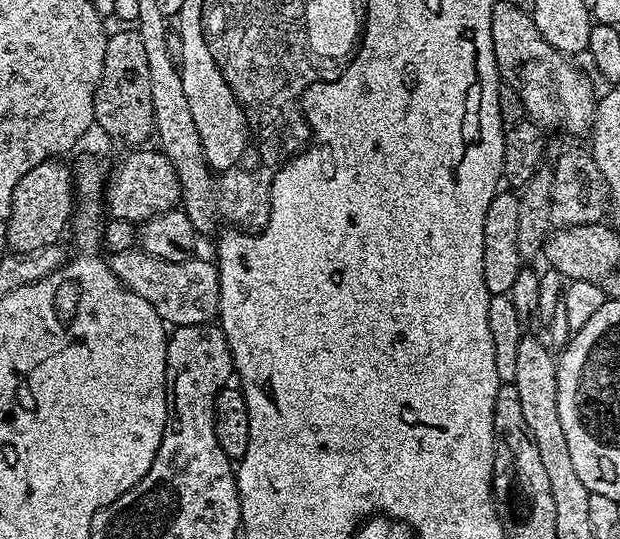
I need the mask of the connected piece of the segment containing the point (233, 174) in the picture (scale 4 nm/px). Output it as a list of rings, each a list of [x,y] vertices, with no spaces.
[[[151,36],[144,37],[143,45],[146,49],[147,62],[150,65],[151,102],[153,112],[153,125],[156,139],[160,144],[159,149],[164,156],[170,158],[171,165],[175,168],[175,174],[179,178],[181,191],[181,207],[187,214],[199,235],[204,236],[212,230],[212,222],[218,215],[224,218],[233,229],[246,232],[249,235],[256,235],[267,228],[269,216],[272,213],[272,188],[256,188],[256,176],[244,176],[244,169],[238,172],[243,165],[234,164],[221,171],[221,176],[214,180],[213,171],[205,162],[205,154],[201,148],[198,138],[197,127],[194,126],[193,115],[190,113],[190,104],[186,100],[185,90],[182,88],[180,71],[175,61],[168,62],[168,50],[164,46],[159,46]]]

